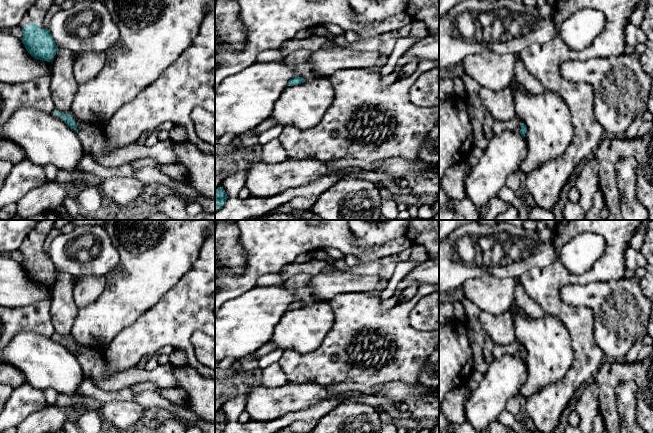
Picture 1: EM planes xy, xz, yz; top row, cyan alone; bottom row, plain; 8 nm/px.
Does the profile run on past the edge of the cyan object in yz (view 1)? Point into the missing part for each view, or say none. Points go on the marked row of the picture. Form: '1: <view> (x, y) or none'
1: yz (514, 124)

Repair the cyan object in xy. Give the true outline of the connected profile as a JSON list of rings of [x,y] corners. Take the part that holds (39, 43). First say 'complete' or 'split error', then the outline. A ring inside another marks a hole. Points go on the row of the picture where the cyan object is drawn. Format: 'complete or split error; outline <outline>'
split error; outline [[[36,0],[19,23],[23,32],[21,40],[28,53],[35,59],[47,62],[51,62],[59,50],[48,28],[43,25],[44,17],[53,1],[54,0]]]

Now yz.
split error; outline [[[515,117],[507,121],[504,125],[496,124],[493,129],[494,135],[498,135],[505,130],[520,133],[523,137],[525,137],[527,127],[524,123],[520,121],[518,117]]]

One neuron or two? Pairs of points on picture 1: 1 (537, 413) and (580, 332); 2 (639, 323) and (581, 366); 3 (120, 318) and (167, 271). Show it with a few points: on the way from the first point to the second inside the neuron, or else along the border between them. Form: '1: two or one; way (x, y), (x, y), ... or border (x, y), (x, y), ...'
1: one; way (558, 394), (581, 371), (581, 353)
2: two; border (594, 328), (595, 344), (603, 354)
3: one; way (132, 306), (155, 283)

